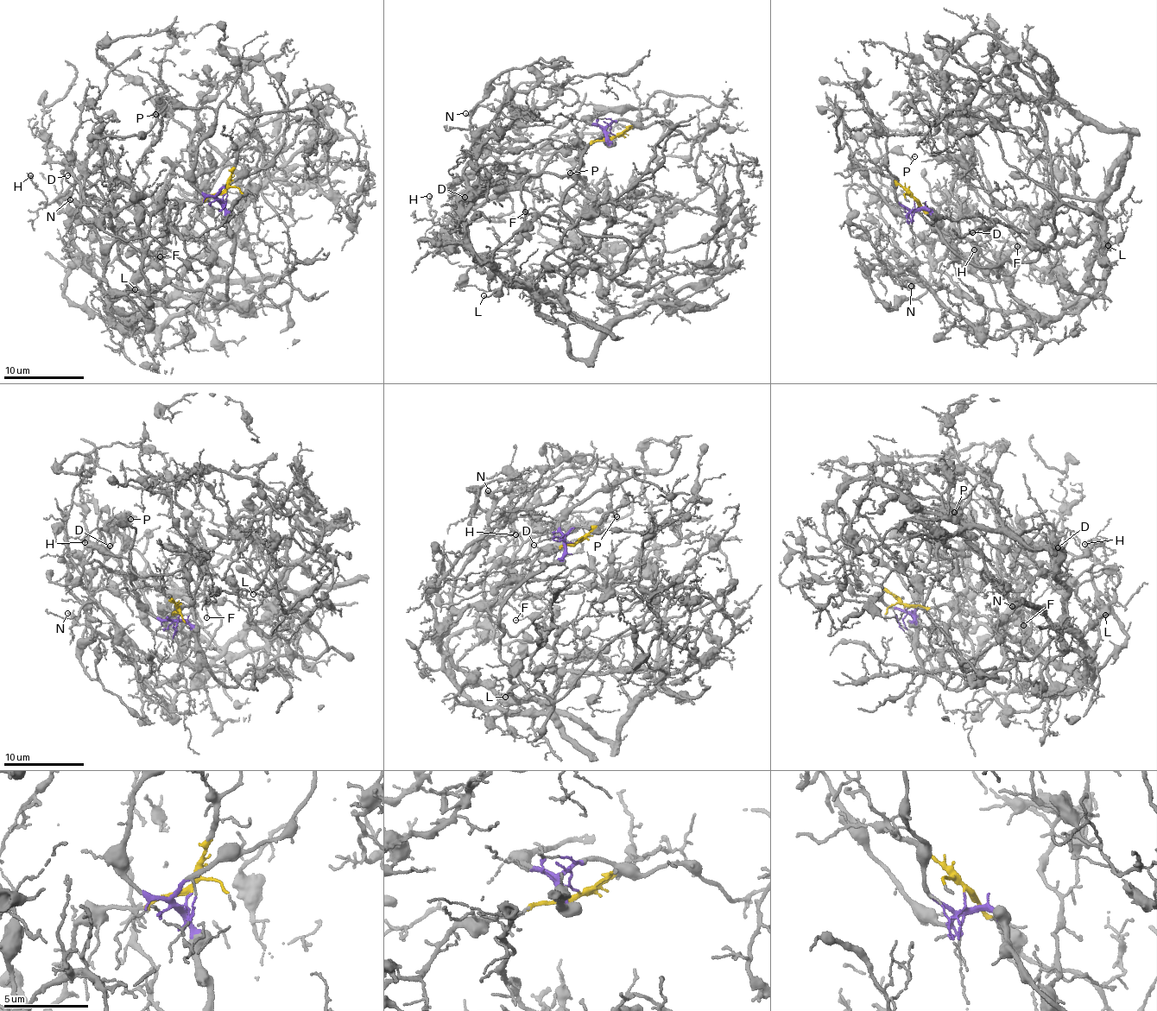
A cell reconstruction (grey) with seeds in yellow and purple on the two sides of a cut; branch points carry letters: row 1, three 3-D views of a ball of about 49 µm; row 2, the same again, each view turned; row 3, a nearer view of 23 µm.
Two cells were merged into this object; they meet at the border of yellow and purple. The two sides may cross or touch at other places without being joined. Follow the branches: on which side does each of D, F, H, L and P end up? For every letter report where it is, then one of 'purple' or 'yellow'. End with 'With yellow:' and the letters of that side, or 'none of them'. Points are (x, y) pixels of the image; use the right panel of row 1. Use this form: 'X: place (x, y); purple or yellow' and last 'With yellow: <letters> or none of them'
D: place (972, 232); yellow
F: place (1017, 246); purple
H: place (974, 249); purple
L: place (1108, 245); purple
P: place (914, 156); purple
With yellow: D

